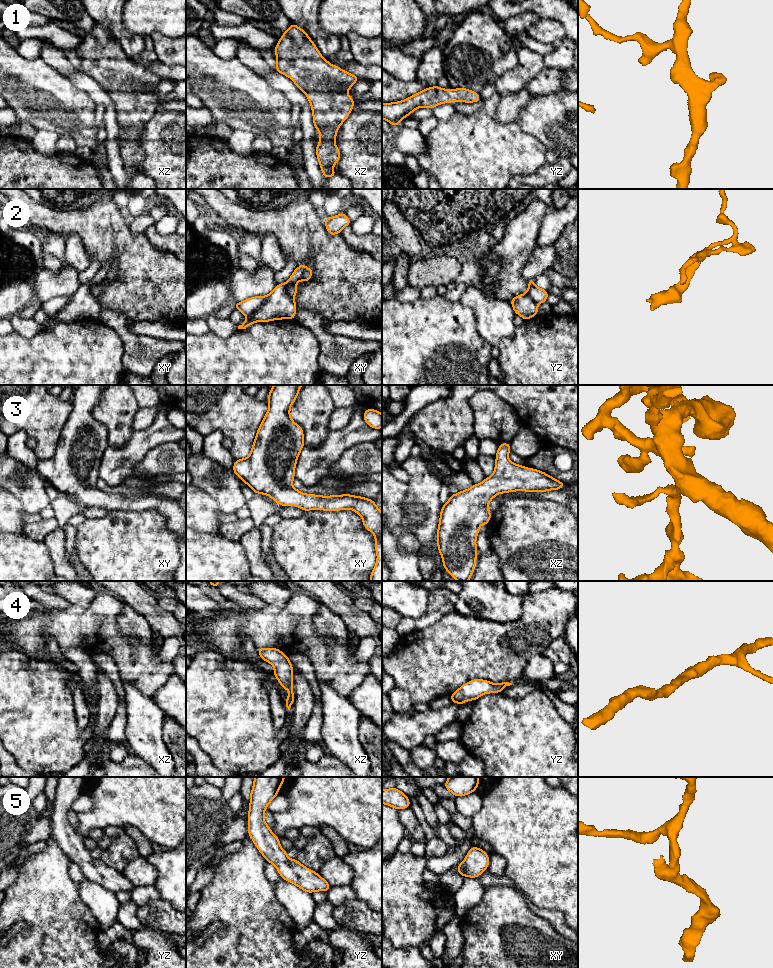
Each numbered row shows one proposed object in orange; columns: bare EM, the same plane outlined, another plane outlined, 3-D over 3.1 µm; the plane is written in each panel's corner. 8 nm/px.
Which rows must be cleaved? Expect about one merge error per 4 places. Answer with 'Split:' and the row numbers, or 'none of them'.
Split: 2

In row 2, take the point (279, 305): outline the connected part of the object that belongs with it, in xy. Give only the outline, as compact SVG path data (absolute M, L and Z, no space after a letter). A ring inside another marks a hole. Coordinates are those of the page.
M306 264L298 266L291 277L283 284L277 284L274 290L267 296L266 302L250 317L238 326L238 329L246 329L254 322L268 322L279 319L294 319L296 315L296 303L287 292L289 284L298 282L305 272Z

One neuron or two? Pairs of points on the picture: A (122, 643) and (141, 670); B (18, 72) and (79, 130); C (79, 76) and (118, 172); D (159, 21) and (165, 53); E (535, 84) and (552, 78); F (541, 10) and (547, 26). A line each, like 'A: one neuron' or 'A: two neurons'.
A: one neuron
B: one neuron
C: one neuron
D: two neurons
E: one neuron
F: two neurons

